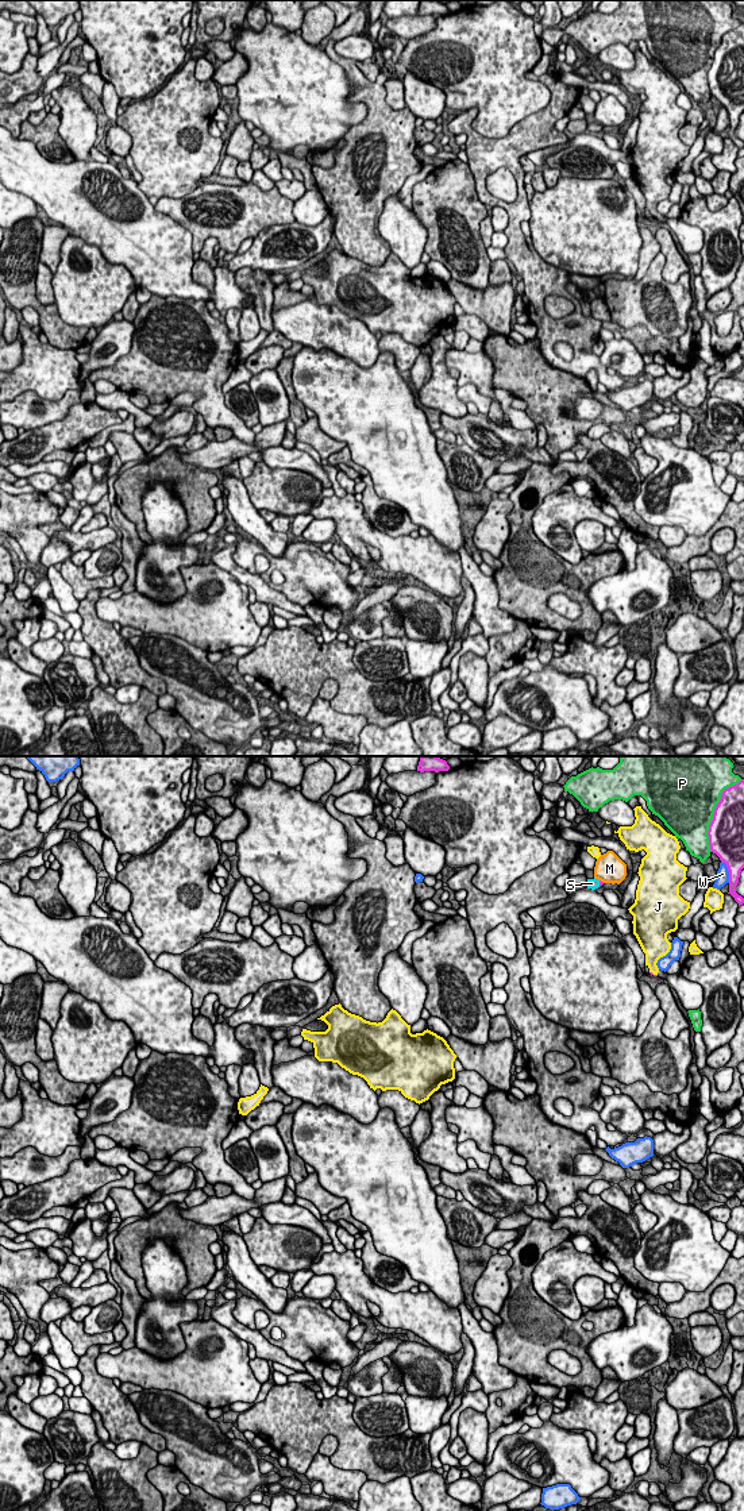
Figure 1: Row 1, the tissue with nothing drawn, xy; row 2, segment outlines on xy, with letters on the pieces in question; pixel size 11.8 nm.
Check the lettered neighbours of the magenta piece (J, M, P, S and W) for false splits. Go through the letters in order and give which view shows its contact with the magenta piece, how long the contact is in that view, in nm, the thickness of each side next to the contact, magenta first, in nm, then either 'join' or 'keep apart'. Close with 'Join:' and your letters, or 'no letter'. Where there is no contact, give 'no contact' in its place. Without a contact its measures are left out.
J: contact in xy; length 110 nm; calibres 30 and 190 nm; keep apart
M: contact in xy; length 70 nm; calibres 50 and 360 nm; keep apart
P: contact in xy; length 950 nm; calibres 420 and 480 nm; keep apart
S: contact in xy; length 70 nm; calibres 50 and 130 nm; join
W: contact in xy; length 280 nm; calibres 320 and 160 nm; keep apart
Join: S

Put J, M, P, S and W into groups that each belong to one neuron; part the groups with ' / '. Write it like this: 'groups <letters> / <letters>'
groups J / M / P / S / W

